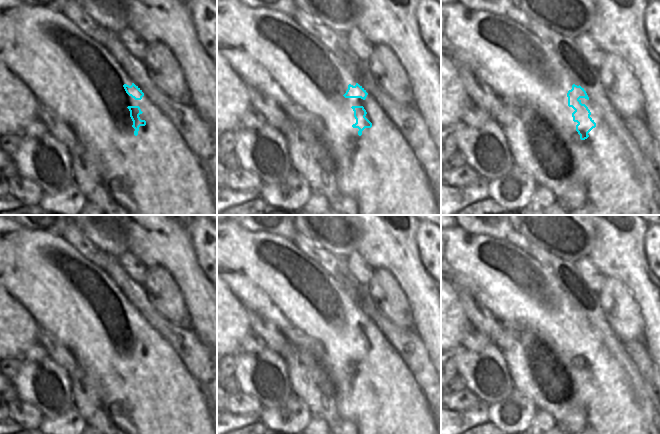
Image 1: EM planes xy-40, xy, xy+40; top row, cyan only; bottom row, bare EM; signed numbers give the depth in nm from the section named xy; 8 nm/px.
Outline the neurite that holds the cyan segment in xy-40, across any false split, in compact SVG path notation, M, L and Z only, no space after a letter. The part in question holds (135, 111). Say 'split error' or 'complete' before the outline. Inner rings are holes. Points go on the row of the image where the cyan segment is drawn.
complete; M128 106L127 108L130 111L130 117L133 121L132 127L135 129L134 135L137 136L138 131L139 131L139 127L146 125L146 121L141 120L139 117L139 115L142 114L143 112L141 111L139 106Z

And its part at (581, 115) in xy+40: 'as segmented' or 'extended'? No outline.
as segmented

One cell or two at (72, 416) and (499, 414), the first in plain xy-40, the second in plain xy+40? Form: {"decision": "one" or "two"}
{"decision": "one"}

